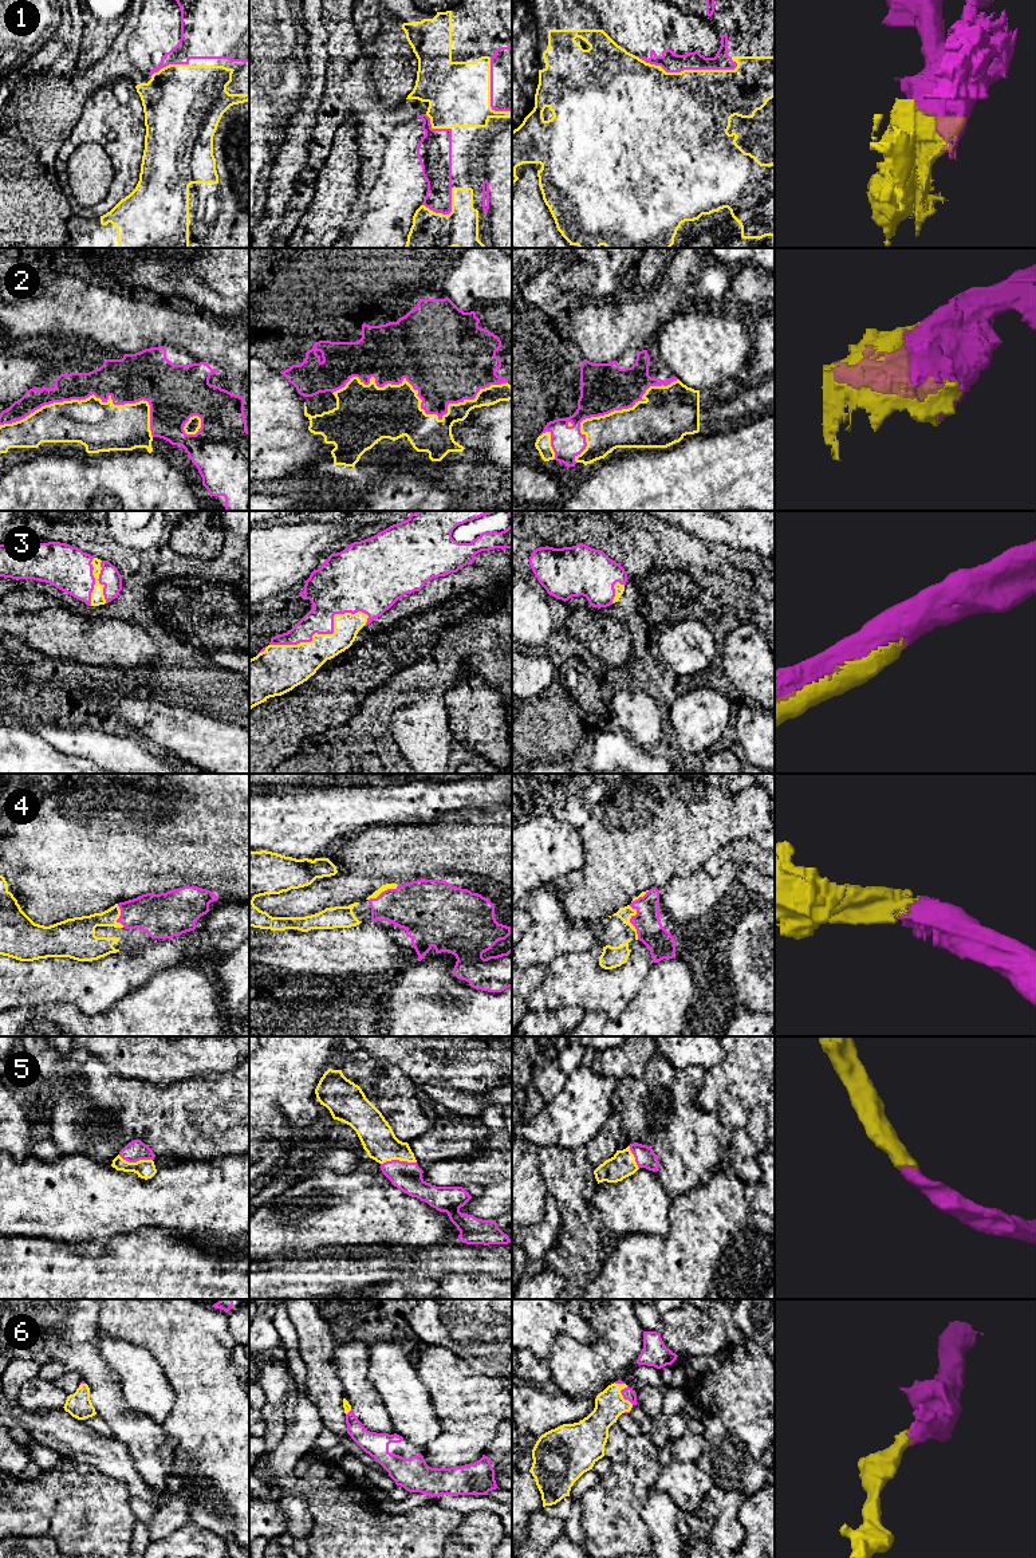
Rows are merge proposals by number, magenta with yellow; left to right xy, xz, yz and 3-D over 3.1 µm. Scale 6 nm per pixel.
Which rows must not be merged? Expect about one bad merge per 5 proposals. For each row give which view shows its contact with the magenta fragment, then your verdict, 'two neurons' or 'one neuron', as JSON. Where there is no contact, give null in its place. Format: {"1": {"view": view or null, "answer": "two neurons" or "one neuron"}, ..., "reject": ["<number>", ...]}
{"1": {"view": "yz", "answer": "one neuron"}, "2": {"view": "xz", "answer": "one neuron"}, "3": {"view": "xz", "answer": "one neuron"}, "4": {"view": "yz", "answer": "one neuron"}, "5": {"view": "xz", "answer": "one neuron"}, "6": {"view": "yz", "answer": "one neuron"}, "reject": []}

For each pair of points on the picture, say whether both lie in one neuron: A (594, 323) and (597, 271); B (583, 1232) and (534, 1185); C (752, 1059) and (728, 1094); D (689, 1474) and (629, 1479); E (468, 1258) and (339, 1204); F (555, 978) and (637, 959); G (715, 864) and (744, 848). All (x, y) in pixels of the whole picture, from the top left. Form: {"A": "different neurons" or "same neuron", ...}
{"A": "different neurons", "B": "different neurons", "C": "same neuron", "D": "different neurons", "E": "different neurons", "F": "same neuron", "G": "same neuron"}

